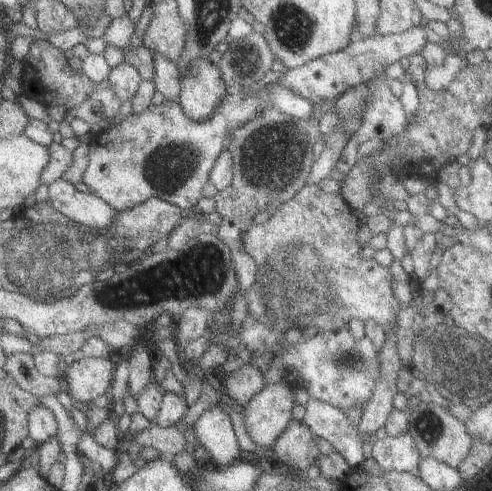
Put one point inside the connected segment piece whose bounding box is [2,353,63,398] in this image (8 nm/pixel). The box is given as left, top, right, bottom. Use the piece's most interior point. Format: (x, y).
(20, 367)

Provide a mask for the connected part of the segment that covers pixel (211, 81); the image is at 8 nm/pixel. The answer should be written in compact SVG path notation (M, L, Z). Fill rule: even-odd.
M210 59L194 60L188 74L179 79L180 92L177 101L184 114L196 122L208 120L229 91L219 65L213 64Z

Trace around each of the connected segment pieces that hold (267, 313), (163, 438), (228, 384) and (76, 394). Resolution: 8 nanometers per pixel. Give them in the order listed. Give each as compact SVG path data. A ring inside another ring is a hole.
M316 184L304 185L298 192L295 192L291 198L283 200L283 203L280 204L280 206L273 208L271 211L271 218L267 222L262 224L254 223L242 236L243 250L248 254L248 256L251 256L256 260L260 272L262 272L262 270L272 270L272 272L259 273L256 282L253 282L252 286L250 286L245 293L242 293L242 297L245 298L245 301L248 303L249 315L252 316L252 318L256 318L258 322L266 324L268 328L272 328L272 330L280 330L280 332L284 333L286 330L290 330L290 328L298 328L301 330L304 328L310 328L310 326L313 326L312 318L314 318L314 322L318 320L315 324L318 331L326 330L326 332L334 332L334 330L340 330L343 326L347 326L348 321L352 320L352 318L362 320L364 323L368 322L368 320L372 320L372 322L376 322L378 326L384 328L386 335L390 330L394 330L394 328L397 327L397 315L402 309L402 305L398 303L392 293L392 274L388 267L380 265L375 258L366 260L366 258L360 256L361 249L360 244L358 244L358 229L360 227L361 223L359 222L355 211L344 200L344 197L341 194L327 193L320 189ZM308 288L312 288L312 294L304 294L304 290L308 290Z
M153 423L132 438L132 443L134 442L143 447L156 448L165 458L172 458L176 454L180 454L186 443L184 431L180 425L164 427Z
M244 363L238 370L223 378L224 393L238 406L245 407L264 388L264 375L258 366Z
M83 357L74 361L64 372L65 382L68 382L70 398L74 402L92 403L98 396L104 396L110 388L114 376L114 362L109 358Z

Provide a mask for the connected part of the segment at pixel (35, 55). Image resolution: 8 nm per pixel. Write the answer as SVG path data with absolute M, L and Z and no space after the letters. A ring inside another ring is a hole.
M34 39L27 56L24 58L24 70L20 78L22 95L47 106L64 105L66 110L80 106L96 89L96 84L81 70L74 70L68 64L69 54L50 44L48 40Z

